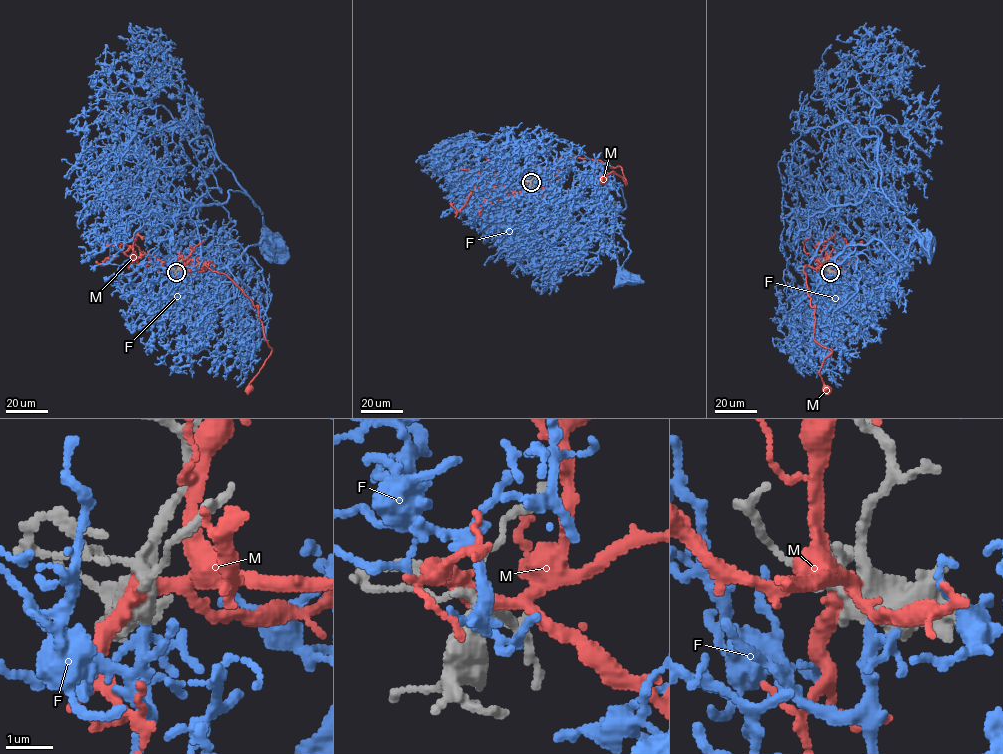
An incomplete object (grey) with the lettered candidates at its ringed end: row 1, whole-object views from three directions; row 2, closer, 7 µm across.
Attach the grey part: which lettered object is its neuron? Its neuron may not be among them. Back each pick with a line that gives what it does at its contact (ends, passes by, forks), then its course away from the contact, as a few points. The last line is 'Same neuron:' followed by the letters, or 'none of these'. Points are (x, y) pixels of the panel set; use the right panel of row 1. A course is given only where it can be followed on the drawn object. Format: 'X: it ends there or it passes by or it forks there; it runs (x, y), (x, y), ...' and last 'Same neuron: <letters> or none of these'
F: it forks there; it runs (830, 272), (832, 294), (797, 269), (821, 254), (873, 292), (856, 236), (837, 263), (926, 242)
Same neuron: F

